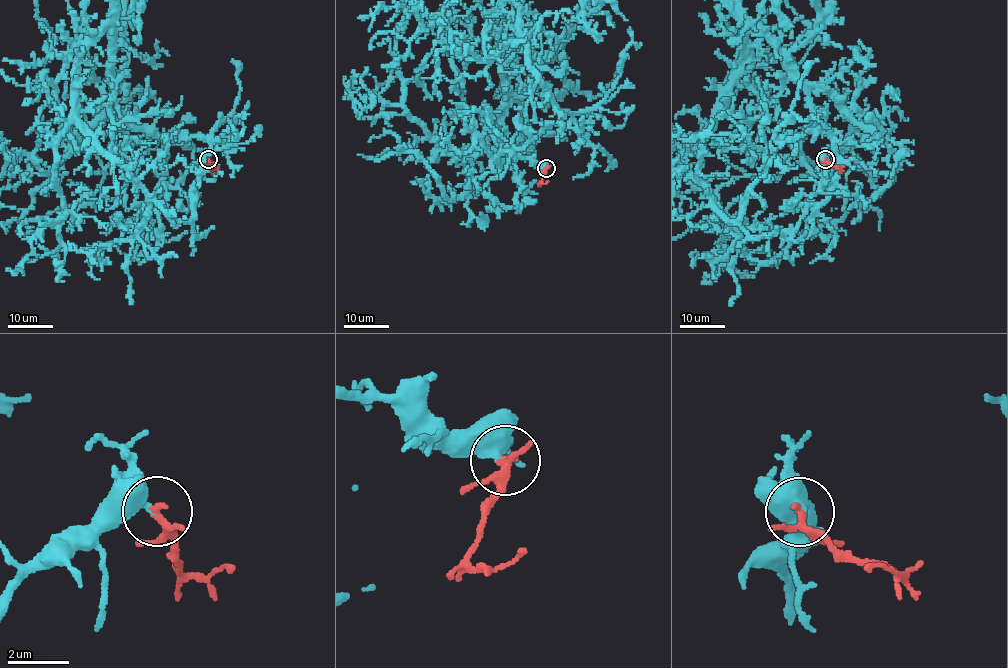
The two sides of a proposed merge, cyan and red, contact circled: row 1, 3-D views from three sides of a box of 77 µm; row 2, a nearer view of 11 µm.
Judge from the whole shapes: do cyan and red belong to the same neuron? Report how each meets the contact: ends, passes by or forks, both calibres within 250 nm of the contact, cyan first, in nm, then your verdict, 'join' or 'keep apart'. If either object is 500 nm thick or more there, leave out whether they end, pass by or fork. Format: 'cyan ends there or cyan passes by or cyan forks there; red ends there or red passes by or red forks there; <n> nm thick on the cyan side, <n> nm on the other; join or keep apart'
cyan ends there; red passes by; 360 nm thick on the cyan side, 200 nm on the other; join

